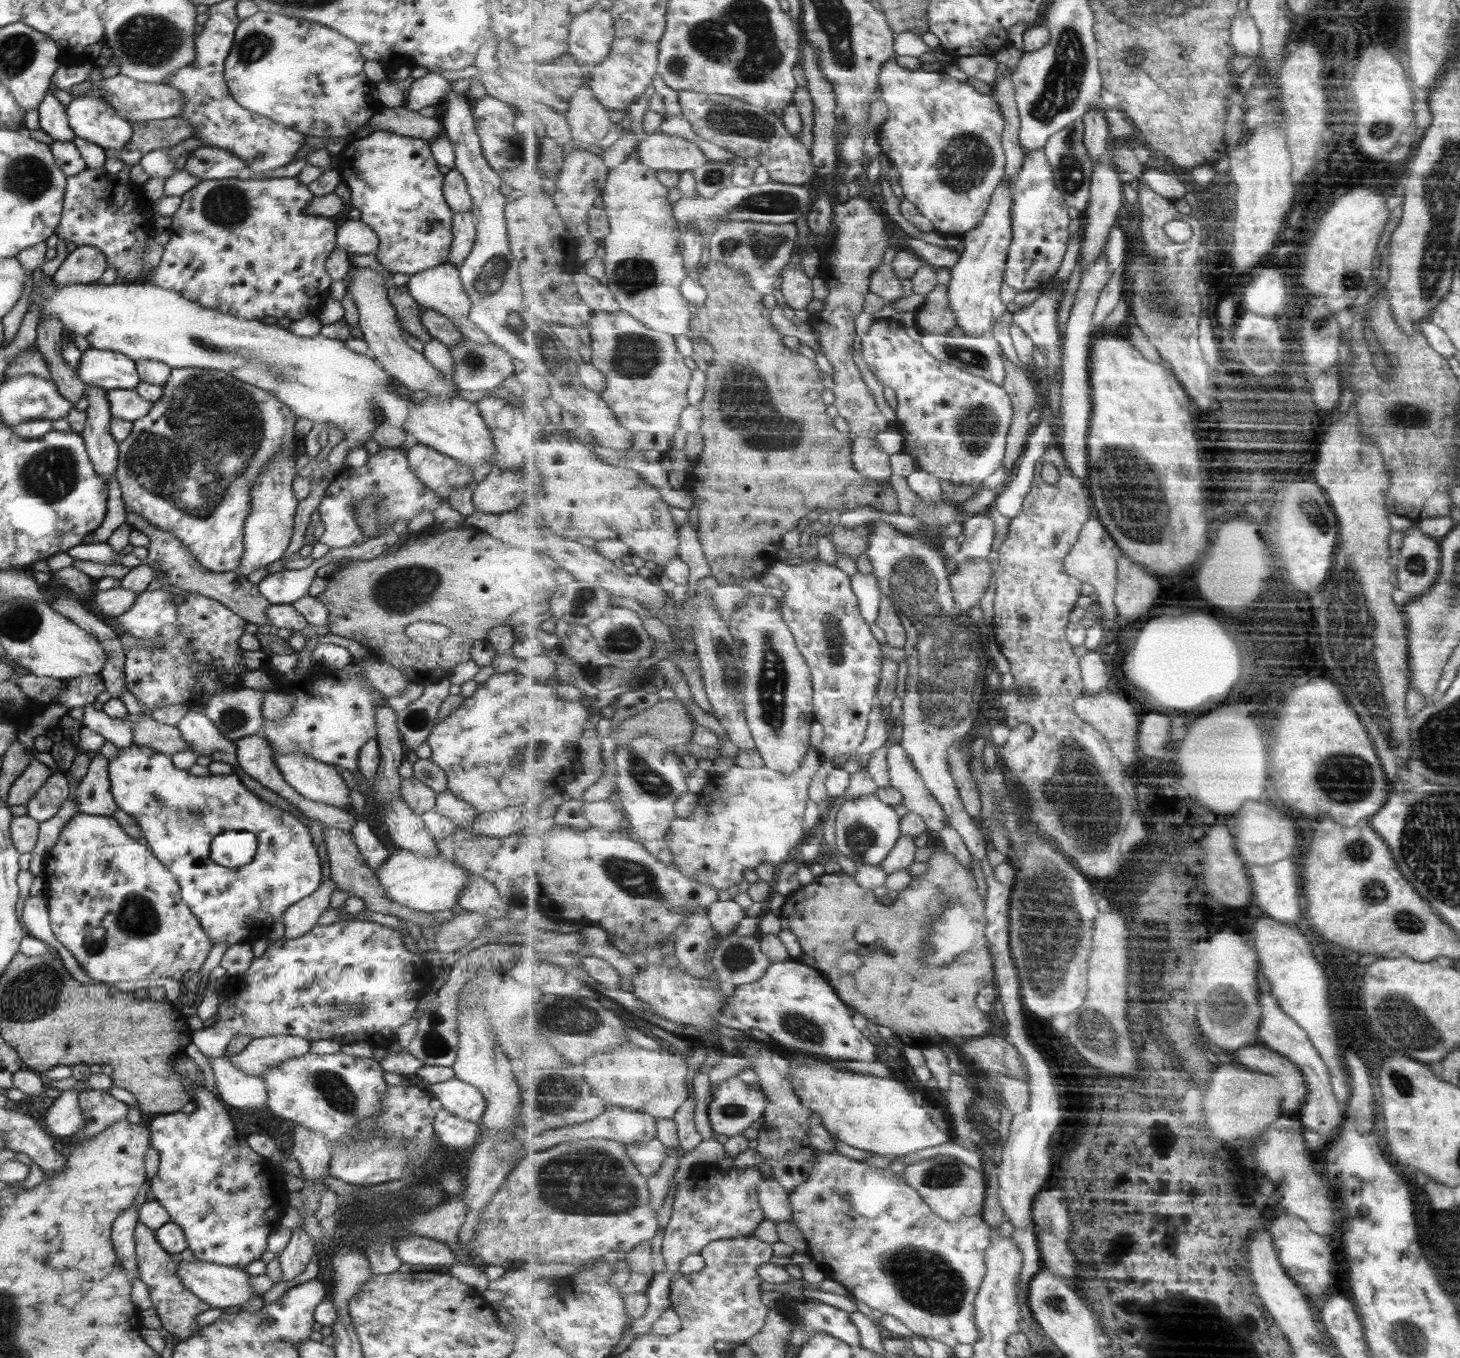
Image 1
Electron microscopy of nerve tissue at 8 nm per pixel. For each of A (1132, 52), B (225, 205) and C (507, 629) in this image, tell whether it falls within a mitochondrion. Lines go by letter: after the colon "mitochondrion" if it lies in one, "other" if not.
A: mitochondrion
B: mitochondrion
C: other

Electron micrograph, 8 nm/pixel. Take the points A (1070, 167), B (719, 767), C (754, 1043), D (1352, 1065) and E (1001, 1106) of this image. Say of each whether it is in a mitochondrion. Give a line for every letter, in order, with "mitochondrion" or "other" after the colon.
A: mitochondrion
B: other
C: other
D: other
E: other

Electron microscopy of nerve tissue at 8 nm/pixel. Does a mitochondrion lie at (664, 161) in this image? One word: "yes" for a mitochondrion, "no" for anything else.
no

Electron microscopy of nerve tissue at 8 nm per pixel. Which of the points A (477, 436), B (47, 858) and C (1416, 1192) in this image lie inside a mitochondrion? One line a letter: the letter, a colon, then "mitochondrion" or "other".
A: other
B: other
C: other

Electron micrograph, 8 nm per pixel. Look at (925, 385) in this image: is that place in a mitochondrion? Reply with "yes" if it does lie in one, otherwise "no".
no

